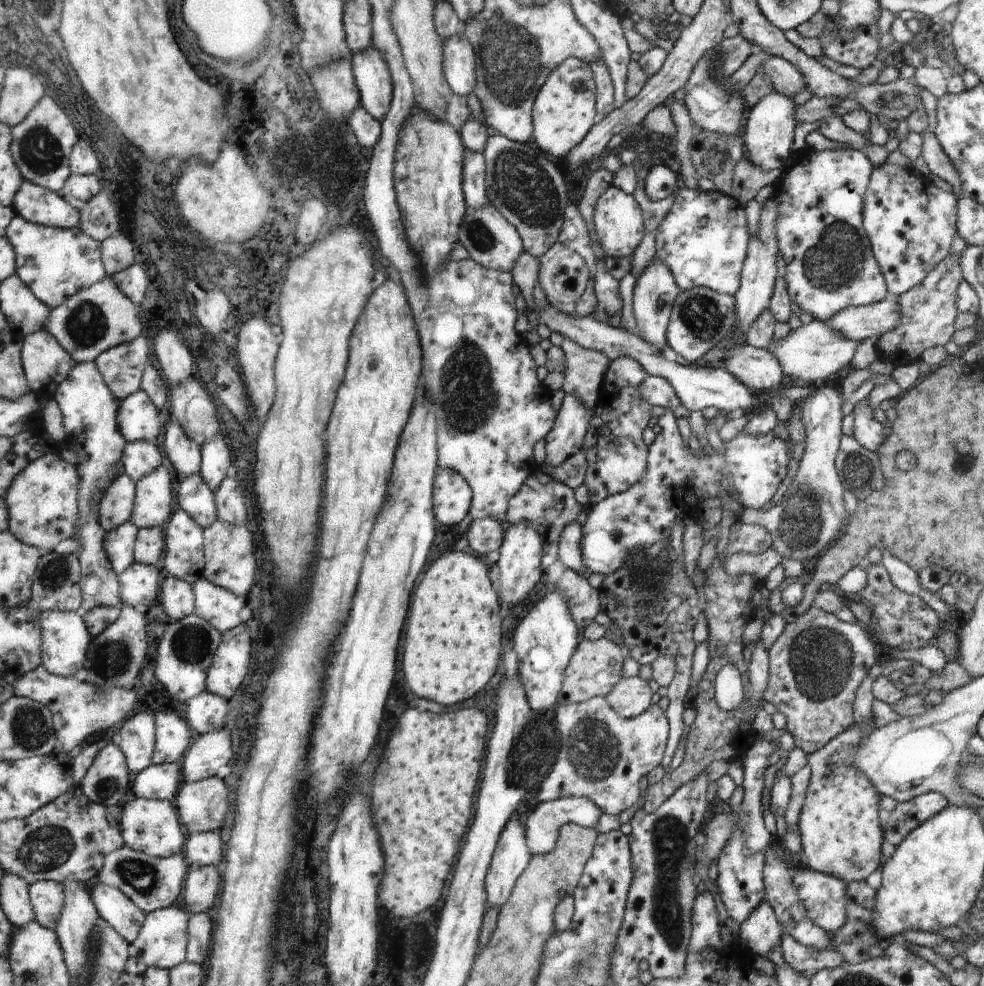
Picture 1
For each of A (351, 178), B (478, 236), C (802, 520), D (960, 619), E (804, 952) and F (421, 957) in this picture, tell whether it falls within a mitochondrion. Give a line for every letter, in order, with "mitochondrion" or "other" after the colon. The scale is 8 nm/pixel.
A: other
B: mitochondrion
C: mitochondrion
D: other
E: other
F: other

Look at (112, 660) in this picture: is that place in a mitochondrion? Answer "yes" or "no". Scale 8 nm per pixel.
yes

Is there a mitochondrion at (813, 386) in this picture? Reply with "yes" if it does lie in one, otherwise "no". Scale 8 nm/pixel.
no

